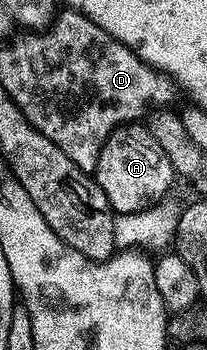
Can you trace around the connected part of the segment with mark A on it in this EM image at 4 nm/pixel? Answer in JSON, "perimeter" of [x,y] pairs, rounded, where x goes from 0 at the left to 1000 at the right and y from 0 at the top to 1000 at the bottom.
{"perimeter":[[[599,357],[556,371],[507,403],[449,491],[560,617],[744,594],[744,580],[855,511],[836,471],[816,471],[816,449],[797,449],[797,426],[758,414],[758,391],[739,391],[705,360],[671,360],[691,357]]]}

